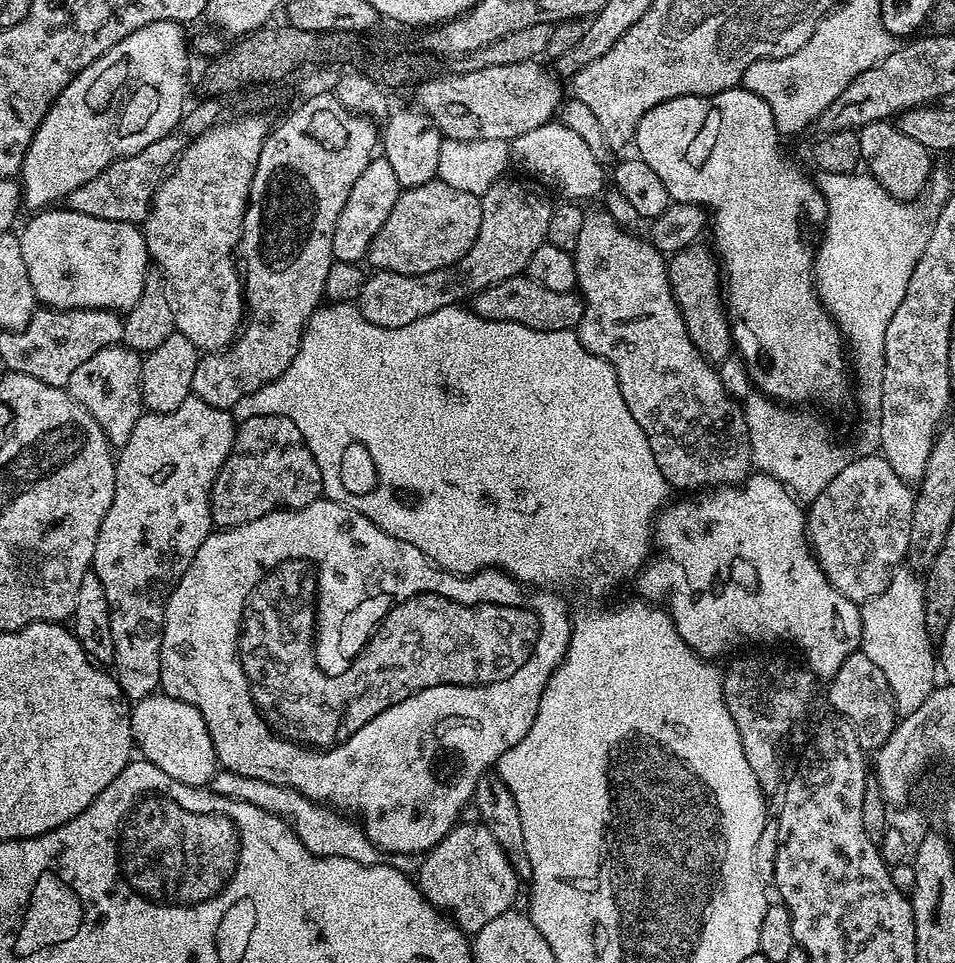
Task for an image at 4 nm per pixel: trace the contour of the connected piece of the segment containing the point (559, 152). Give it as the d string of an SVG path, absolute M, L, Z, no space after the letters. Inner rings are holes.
M549 122L527 131L526 134L511 141L510 156L515 163L517 160L530 175L553 184L564 195L561 197L569 201L584 202L587 196L599 197L605 191L605 165L596 157L594 150L586 146L586 141L579 134L574 134L574 130L570 130L570 126L565 124Z

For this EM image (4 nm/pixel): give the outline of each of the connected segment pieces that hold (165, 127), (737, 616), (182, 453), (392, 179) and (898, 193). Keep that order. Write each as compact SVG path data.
M167 20L166 22L150 22L150 26L142 26L142 30L134 30L134 34L122 38L122 42L118 42L118 46L114 46L109 52L102 54L102 58L90 62L90 66L86 66L86 70L82 70L76 75L76 77L68 83L66 90L62 90L62 94L58 94L58 98L50 106L46 118L42 118L42 122L30 142L30 146L26 150L24 164L20 168L18 183L22 189L22 204L25 209L44 210L53 202L63 201L71 192L78 190L78 186L90 182L90 178L94 178L99 172L106 170L108 164L113 164L115 160L121 160L124 156L138 154L143 148L150 146L150 142L158 142L158 138L173 135L173 133L177 131L181 116L184 115L186 111L184 95L188 92L187 72L190 40L188 44L187 38L184 37L184 30L186 30L184 24L175 24L172 20Z
M763 474L749 475L747 480L735 486L714 488L705 491L701 496L704 496L701 500L680 500L677 504L675 502L669 503L657 515L654 521L654 551L635 577L635 580L637 579L636 588L640 591L637 593L643 599L657 606L663 606L668 611L680 637L699 656L717 658L716 656L724 656L727 652L733 651L732 653L735 653L740 650L735 650L735 648L740 648L743 644L752 644L748 646L772 646L775 645L772 644L775 640L785 640L786 643L793 644L804 655L802 657L803 663L813 677L819 678L821 676L821 681L824 682L831 680L834 674L838 674L842 662L846 662L846 658L850 658L850 654L854 654L860 648L860 639L862 638L860 610L856 602L844 597L827 580L826 574L820 568L819 562L813 555L809 545L808 534L805 531L806 512L801 501L793 496L782 482L778 482L772 476Z
M194 395L186 398L178 410L169 412L145 411L134 422L134 431L130 438L126 438L124 445L118 449L116 456L116 481L114 482L114 502L110 502L110 510L106 510L106 518L102 518L102 526L98 530L98 538L94 546L94 558L92 559L91 571L95 572L98 582L102 582L102 590L106 590L106 602L110 610L110 634L114 634L114 658L111 667L118 686L128 697L129 701L135 702L155 693L160 688L160 667L162 666L162 634L164 633L164 611L168 605L170 594L176 589L176 583L186 574L198 546L213 531L212 511L210 510L210 494L214 486L214 478L218 478L218 470L222 470L222 462L230 454L230 446L236 437L238 424L231 411L227 408L215 408L210 402L202 402Z
M374 158L366 170L362 170L362 178L354 182L354 190L350 190L350 198L346 198L346 206L342 206L342 214L338 214L338 226L332 239L332 254L335 259L351 264L360 264L370 250L370 242L386 218L390 218L390 210L394 210L394 202L398 202L402 187L394 174L390 162L383 158Z
M875 120L868 123L857 133L859 152L863 163L868 164L869 175L875 178L880 186L892 197L899 200L915 201L927 189L934 165L932 154L920 142L902 134L900 128L891 121Z

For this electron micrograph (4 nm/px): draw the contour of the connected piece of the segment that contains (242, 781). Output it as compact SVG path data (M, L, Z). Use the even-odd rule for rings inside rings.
M217 770L213 774L210 788L220 796L250 802L250 806L258 806L262 810L273 812L275 816L283 816L298 834L306 850L310 850L315 856L350 858L350 862L359 864L377 863L378 849L369 842L368 834L363 827L355 819L349 818L343 811L327 803L313 802L304 793L282 784L262 782L262 778L246 778L246 774L236 774L227 770Z

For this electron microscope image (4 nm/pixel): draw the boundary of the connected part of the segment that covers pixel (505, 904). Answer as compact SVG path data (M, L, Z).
M483 822L464 823L457 823L456 827L450 830L450 834L442 838L442 842L428 849L421 859L425 860L420 864L418 883L420 892L430 903L441 912L450 914L451 919L460 925L460 929L465 934L475 934L482 930L482 926L486 926L486 922L494 922L498 914L513 911L515 904L512 903L515 902L516 895L520 892L522 880L517 876L514 866L508 861L508 856L502 850L502 846L498 846L498 838L494 838L492 829L487 824Z

